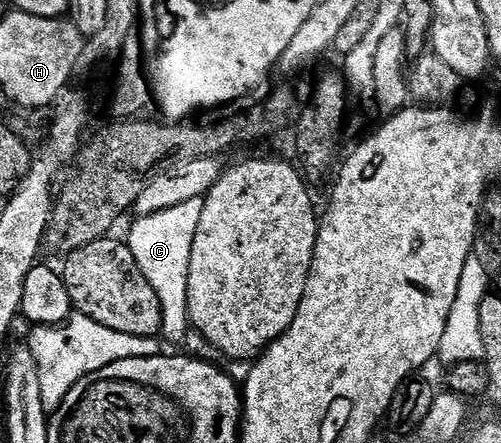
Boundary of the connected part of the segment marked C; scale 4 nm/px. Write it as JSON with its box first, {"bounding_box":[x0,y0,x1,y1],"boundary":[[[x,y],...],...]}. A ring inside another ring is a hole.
{"bounding_box":[125,197,203,342],"boundary":[[[198,197],[185,203],[177,203],[177,207],[169,207],[165,211],[157,211],[148,217],[138,218],[131,229],[131,234],[125,237],[133,251],[133,259],[137,259],[137,267],[141,267],[141,275],[149,279],[149,287],[159,300],[159,314],[163,320],[161,337],[164,342],[179,341],[189,333],[189,318],[187,315],[187,284],[189,283],[189,259],[193,255],[193,239],[197,235],[197,223],[201,219],[203,202]]]}

